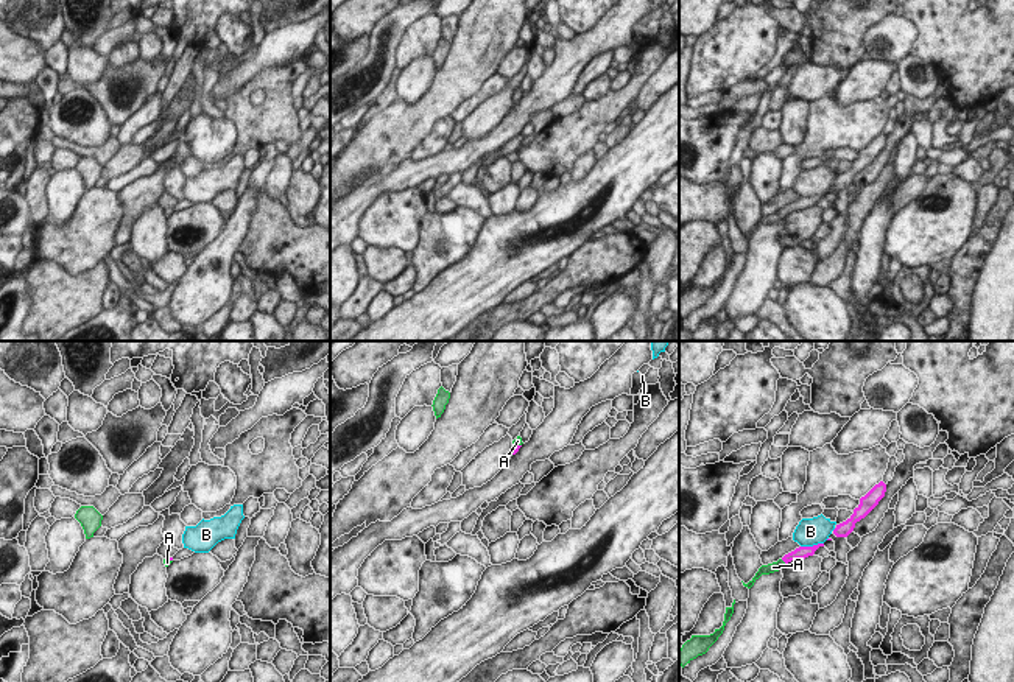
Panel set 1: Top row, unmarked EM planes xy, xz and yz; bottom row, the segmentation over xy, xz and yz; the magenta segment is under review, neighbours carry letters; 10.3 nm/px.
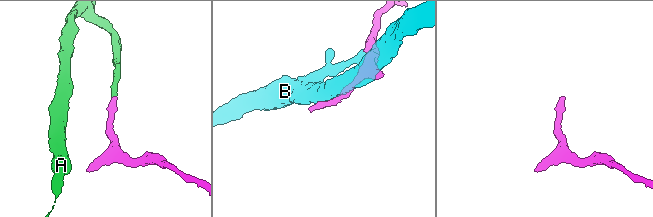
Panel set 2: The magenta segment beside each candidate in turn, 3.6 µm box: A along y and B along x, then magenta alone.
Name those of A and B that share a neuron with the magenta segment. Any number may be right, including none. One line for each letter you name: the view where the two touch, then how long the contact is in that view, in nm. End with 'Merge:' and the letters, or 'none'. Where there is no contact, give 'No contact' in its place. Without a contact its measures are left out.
A: Touches magenta in yz. Shared border 70 nm
Merge: A.

